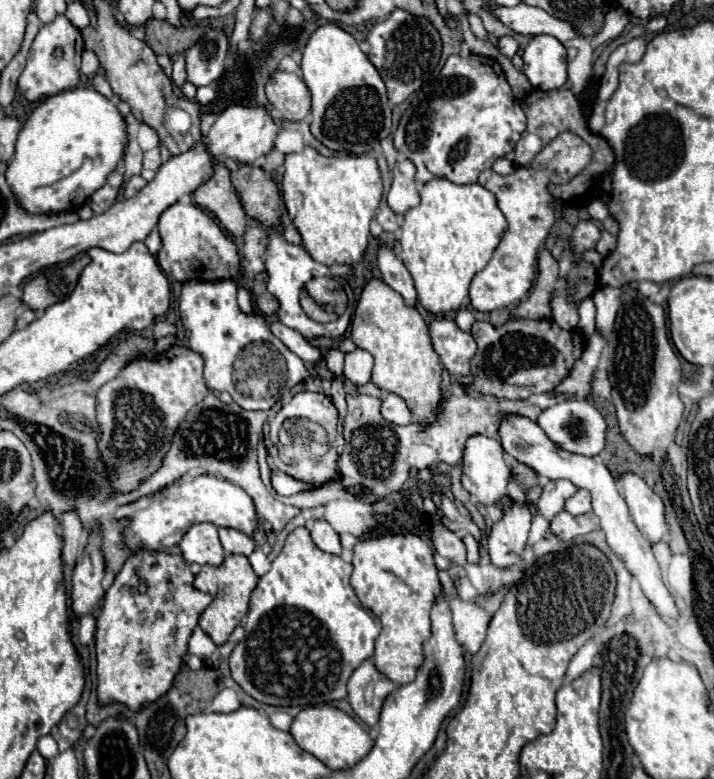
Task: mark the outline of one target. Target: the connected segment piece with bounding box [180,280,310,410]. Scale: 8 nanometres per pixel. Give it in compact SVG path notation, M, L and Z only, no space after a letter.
M220 280L220 282L186 282L182 286L182 294L180 294L180 320L184 324L184 328L188 330L188 344L192 350L196 350L198 354L202 354L204 358L204 380L208 384L210 390L214 392L228 392L234 402L238 406L242 406L244 410L270 410L278 396L272 398L264 398L264 400L254 400L250 396L238 396L234 382L232 382L232 364L238 356L238 352L252 344L252 342L270 342L286 360L286 390L290 390L292 386L304 382L310 374L304 366L304 362L290 352L270 330L268 324L264 320L264 316L260 314L242 314L238 304L236 304L236 290L238 286L232 280Z

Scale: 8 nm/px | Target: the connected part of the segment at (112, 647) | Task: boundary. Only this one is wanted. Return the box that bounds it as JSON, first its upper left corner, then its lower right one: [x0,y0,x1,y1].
[96,552,210,710]

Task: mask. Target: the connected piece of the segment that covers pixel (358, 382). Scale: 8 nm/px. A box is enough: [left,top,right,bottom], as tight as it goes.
[344,348,372,386]

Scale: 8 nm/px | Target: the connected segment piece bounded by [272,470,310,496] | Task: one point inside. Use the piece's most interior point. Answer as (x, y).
(283, 484)

